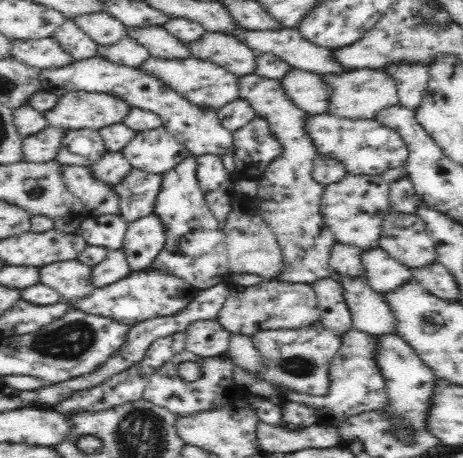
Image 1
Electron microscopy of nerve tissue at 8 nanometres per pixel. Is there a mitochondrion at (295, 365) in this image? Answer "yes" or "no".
yes

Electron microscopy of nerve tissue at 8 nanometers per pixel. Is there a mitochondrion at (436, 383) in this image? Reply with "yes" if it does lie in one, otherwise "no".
no

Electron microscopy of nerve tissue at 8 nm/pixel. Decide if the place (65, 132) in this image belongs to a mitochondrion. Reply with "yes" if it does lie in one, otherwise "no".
no

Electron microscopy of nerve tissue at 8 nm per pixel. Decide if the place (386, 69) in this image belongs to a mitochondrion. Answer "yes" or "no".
no

